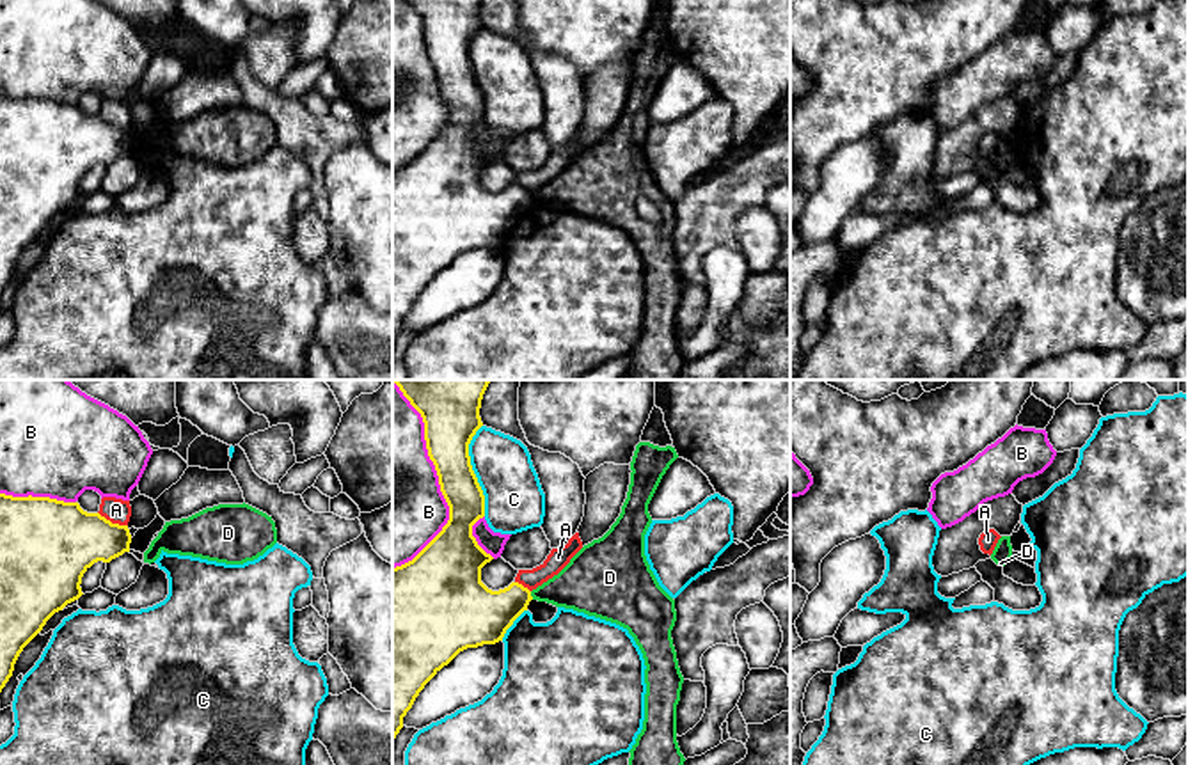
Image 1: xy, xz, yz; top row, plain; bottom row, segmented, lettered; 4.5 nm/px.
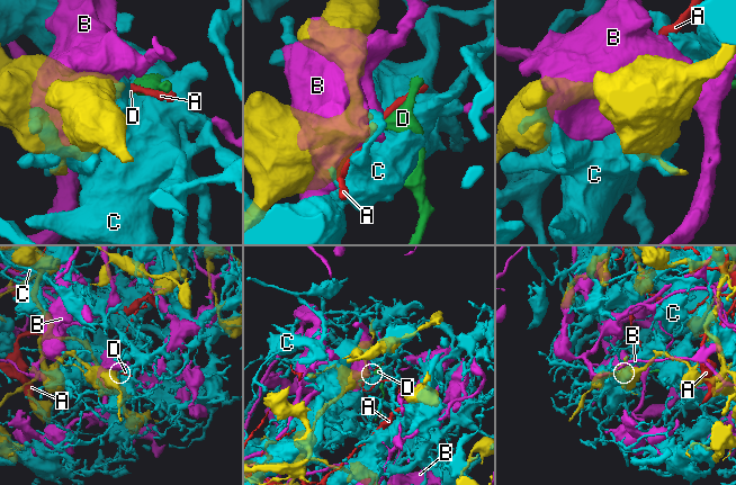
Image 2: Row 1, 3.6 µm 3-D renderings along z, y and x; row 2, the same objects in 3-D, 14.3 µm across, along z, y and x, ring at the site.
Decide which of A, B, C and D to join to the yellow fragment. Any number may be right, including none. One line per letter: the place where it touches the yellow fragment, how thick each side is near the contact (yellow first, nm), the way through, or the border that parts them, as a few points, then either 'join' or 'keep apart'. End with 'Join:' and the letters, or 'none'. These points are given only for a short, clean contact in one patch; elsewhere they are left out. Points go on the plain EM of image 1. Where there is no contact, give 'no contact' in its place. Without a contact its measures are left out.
A: contact xy (110, 125); calibres 360 and 110 nm; border xy (98, 114), (112, 125), (126, 128); keep apart
B: contact xz (441, 91); calibres 200 and 460 nm; keep apart
C: contact xz (473, 73); calibres 240 and 280 nm; keep apart
D: contact xz (530, 197); calibres 260 and 240 nm; border xz (530, 194), (533, 201); keep apart
Join: none

